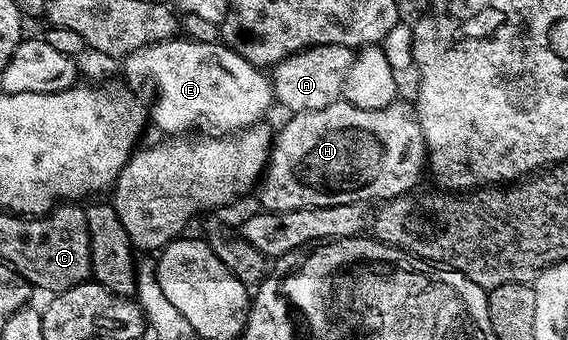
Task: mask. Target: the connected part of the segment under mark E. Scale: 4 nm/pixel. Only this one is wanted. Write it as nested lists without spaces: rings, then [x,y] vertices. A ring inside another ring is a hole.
[[[177,36],[168,42],[147,46],[123,59],[124,74],[130,81],[152,81],[156,85],[156,103],[150,106],[151,121],[156,121],[157,128],[165,130],[163,133],[168,136],[183,135],[188,129],[196,132],[199,126],[204,129],[201,131],[221,135],[257,125],[263,119],[260,117],[274,106],[269,75],[261,67],[251,66],[245,58],[238,56],[238,52],[219,40],[195,42],[184,37]]]

